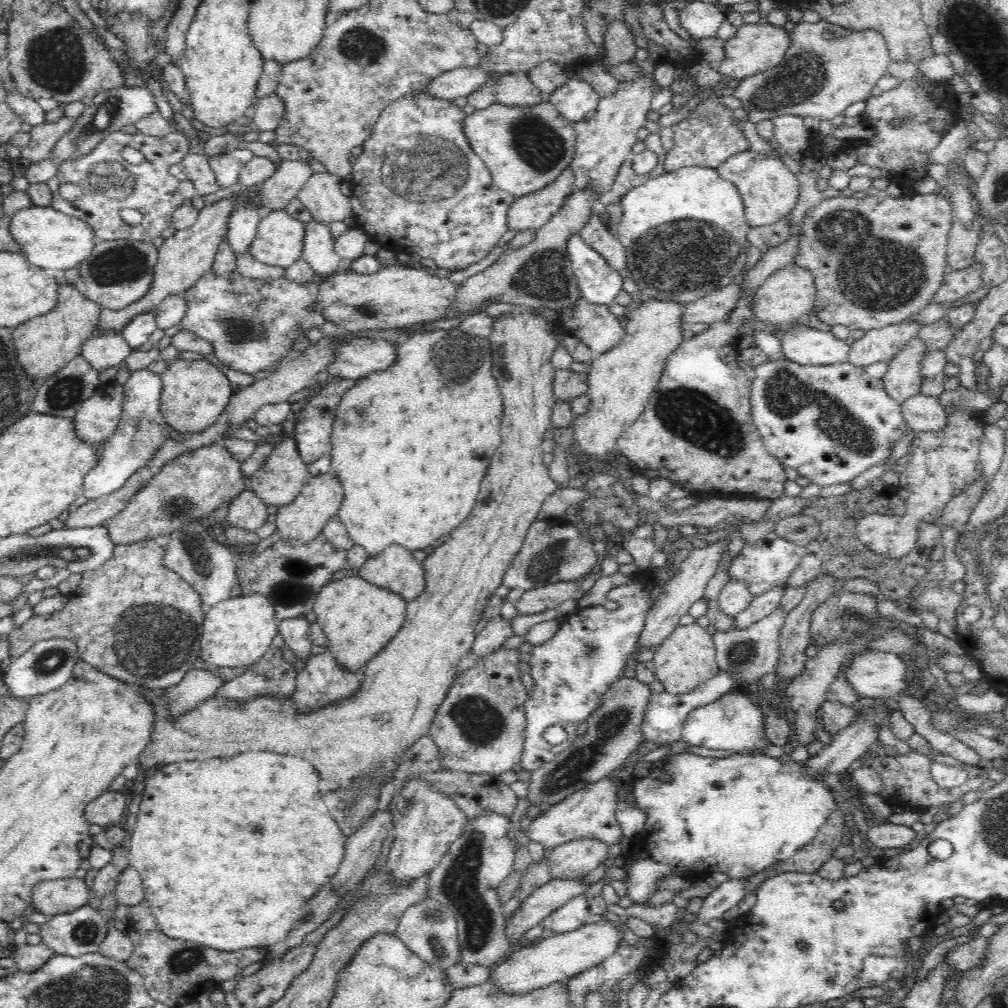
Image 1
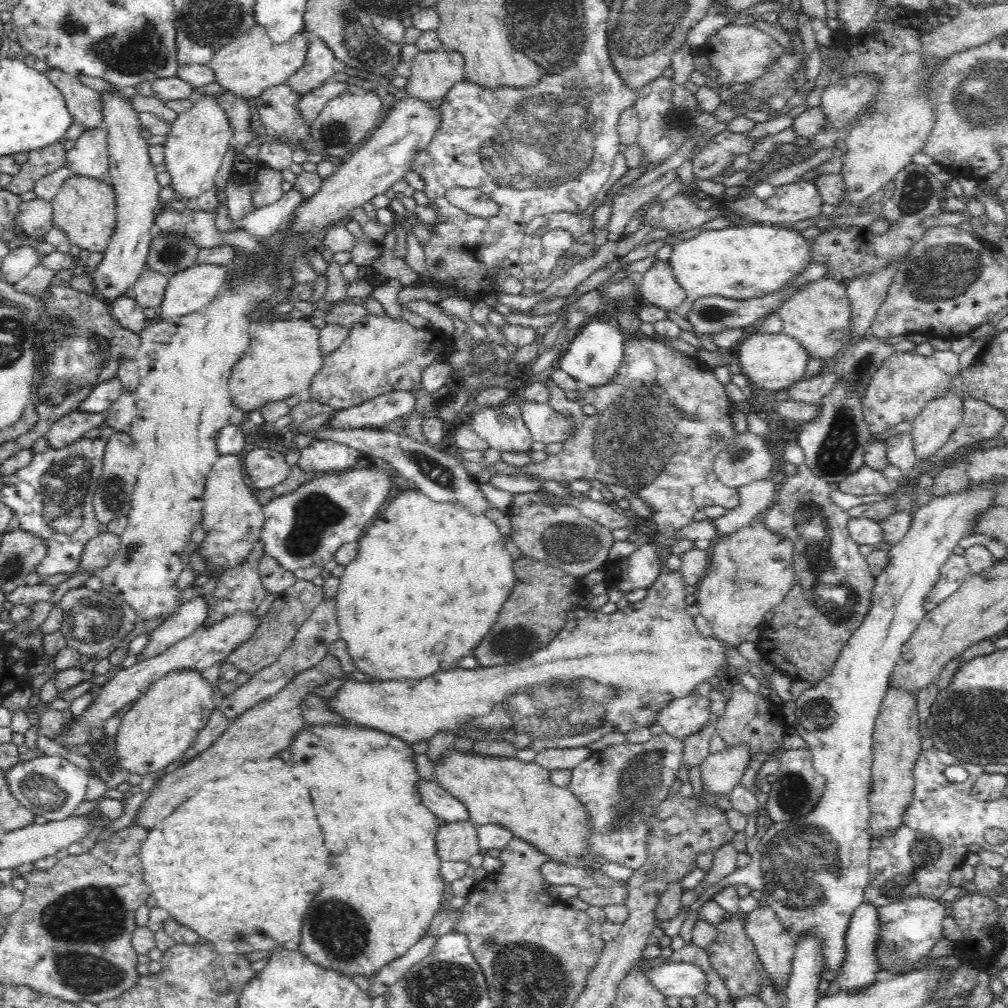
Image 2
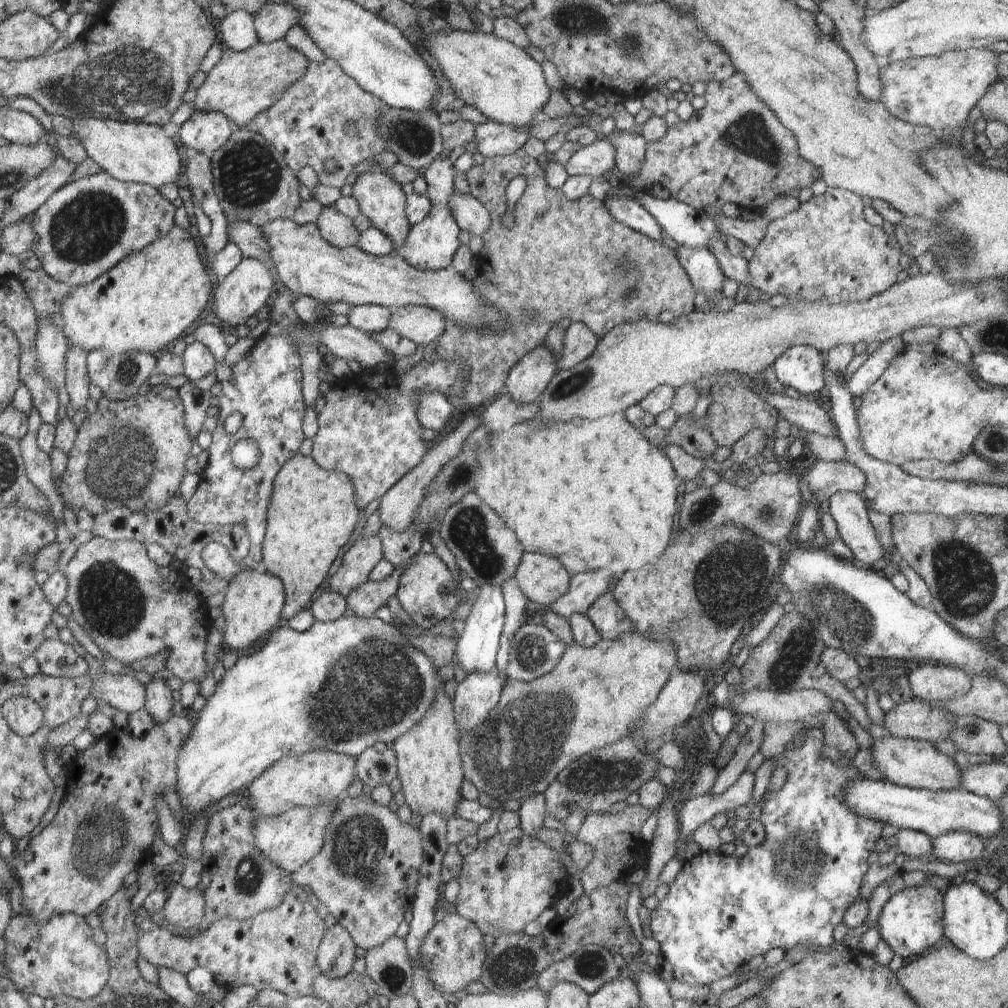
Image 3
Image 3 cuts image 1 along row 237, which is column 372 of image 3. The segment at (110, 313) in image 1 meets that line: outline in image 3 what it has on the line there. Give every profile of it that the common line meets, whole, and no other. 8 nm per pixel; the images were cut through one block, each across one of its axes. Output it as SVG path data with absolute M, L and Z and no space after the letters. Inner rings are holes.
M379 169L364 172L358 176L352 197L358 202L361 214L365 215L379 232L385 233L390 238L391 244L396 247L397 251L405 244L412 226L405 214L407 196L400 185L393 182Z

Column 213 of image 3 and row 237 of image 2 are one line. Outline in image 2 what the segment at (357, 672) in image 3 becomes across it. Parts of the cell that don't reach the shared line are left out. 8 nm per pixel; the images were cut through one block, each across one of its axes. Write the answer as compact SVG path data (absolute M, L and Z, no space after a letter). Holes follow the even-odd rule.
M743 224L724 230L705 230L695 238L684 242L673 243L673 252L668 260L672 266L675 278L683 290L686 291L684 302L674 309L674 312L683 319L688 318L692 303L702 296L723 296L732 300L748 300L750 298L762 298L780 291L792 280L798 277L813 263L811 245L806 242L804 236L798 231L784 227Z

